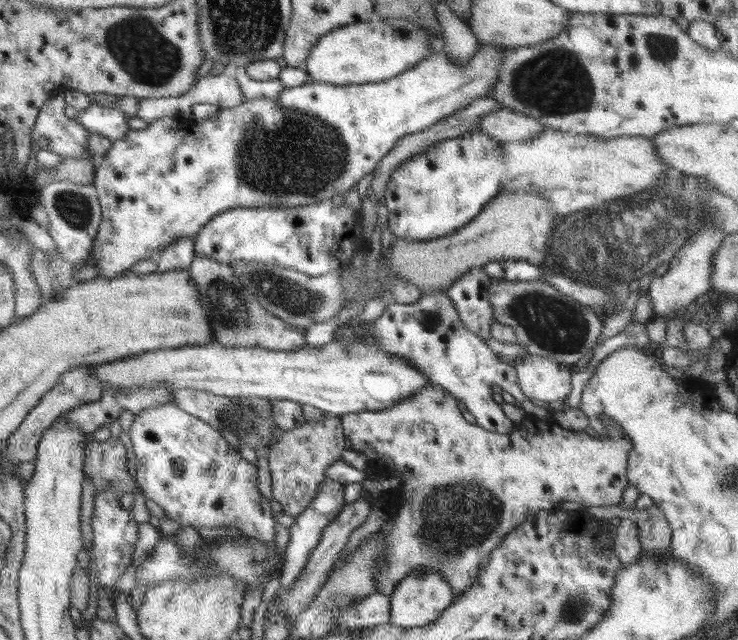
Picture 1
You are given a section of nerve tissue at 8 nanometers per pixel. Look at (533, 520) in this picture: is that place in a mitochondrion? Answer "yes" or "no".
no

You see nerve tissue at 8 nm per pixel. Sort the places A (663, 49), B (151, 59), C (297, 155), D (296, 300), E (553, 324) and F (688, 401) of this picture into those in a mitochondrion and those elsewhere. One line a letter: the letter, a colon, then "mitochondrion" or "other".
A: mitochondrion
B: mitochondrion
C: mitochondrion
D: mitochondrion
E: mitochondrion
F: other

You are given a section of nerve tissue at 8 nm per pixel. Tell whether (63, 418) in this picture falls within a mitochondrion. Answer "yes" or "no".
no

